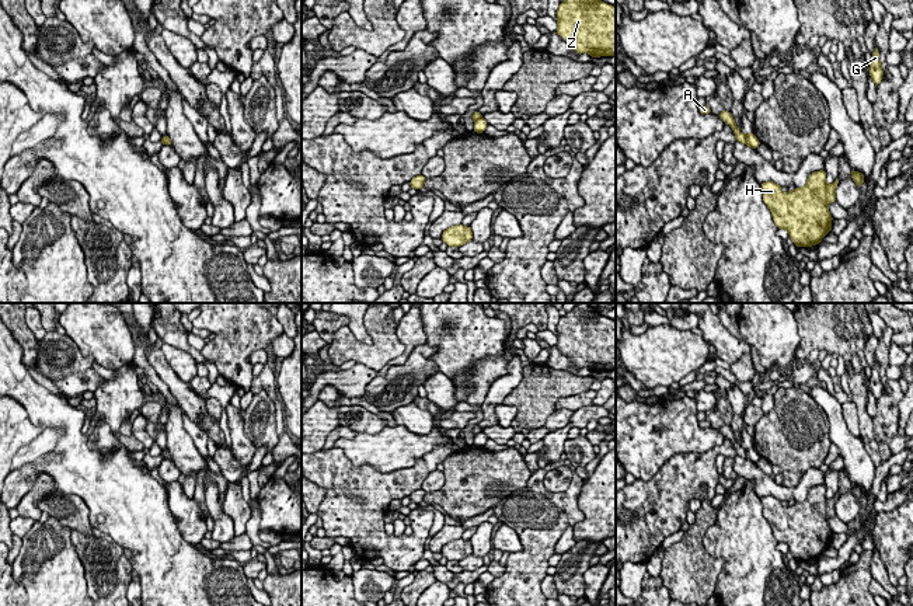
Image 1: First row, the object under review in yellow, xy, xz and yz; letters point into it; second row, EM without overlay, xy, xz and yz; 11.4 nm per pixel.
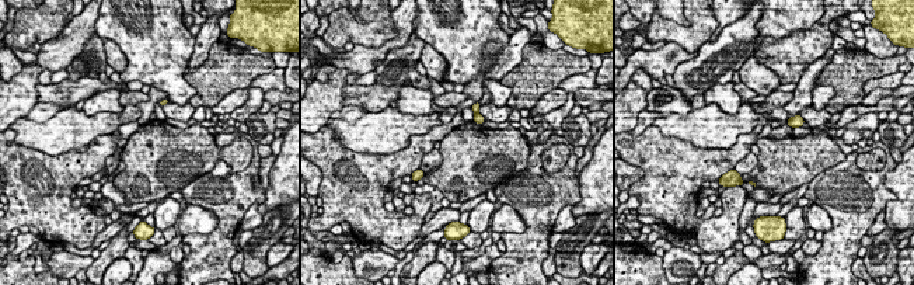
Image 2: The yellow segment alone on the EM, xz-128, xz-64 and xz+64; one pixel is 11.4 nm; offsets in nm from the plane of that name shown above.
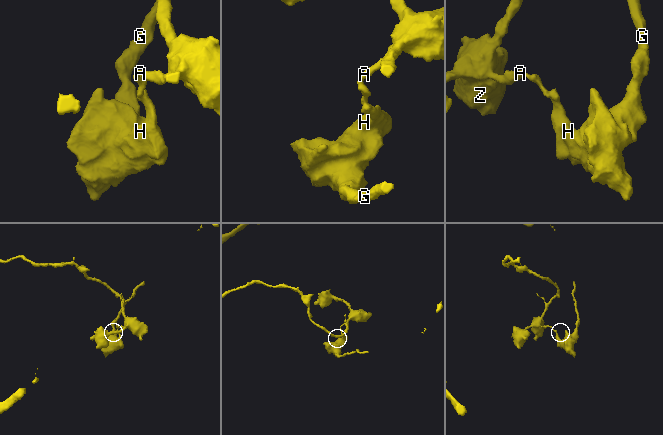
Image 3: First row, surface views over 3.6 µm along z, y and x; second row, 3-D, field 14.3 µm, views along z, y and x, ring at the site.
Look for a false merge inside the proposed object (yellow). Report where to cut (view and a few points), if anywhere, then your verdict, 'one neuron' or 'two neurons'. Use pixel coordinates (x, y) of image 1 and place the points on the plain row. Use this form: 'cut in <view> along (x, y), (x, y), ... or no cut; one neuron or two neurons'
cut in yz along (745, 449), (746, 458); two neurons

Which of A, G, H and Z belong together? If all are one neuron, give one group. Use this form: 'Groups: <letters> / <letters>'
Groups: A Z / G H

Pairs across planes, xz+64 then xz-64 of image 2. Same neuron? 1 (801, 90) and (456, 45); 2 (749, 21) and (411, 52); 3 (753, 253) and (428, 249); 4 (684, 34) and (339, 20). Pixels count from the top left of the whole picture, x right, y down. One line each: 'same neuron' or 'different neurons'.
1: different neurons
2: same neuron
3: different neurons
4: same neuron

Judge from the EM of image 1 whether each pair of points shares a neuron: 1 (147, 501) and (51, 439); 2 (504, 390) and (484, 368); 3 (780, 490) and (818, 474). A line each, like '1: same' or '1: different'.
1: different
2: different
3: same

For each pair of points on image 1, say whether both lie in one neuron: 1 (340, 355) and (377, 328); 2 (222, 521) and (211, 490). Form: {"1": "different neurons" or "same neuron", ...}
{"1": "same neuron", "2": "same neuron"}

